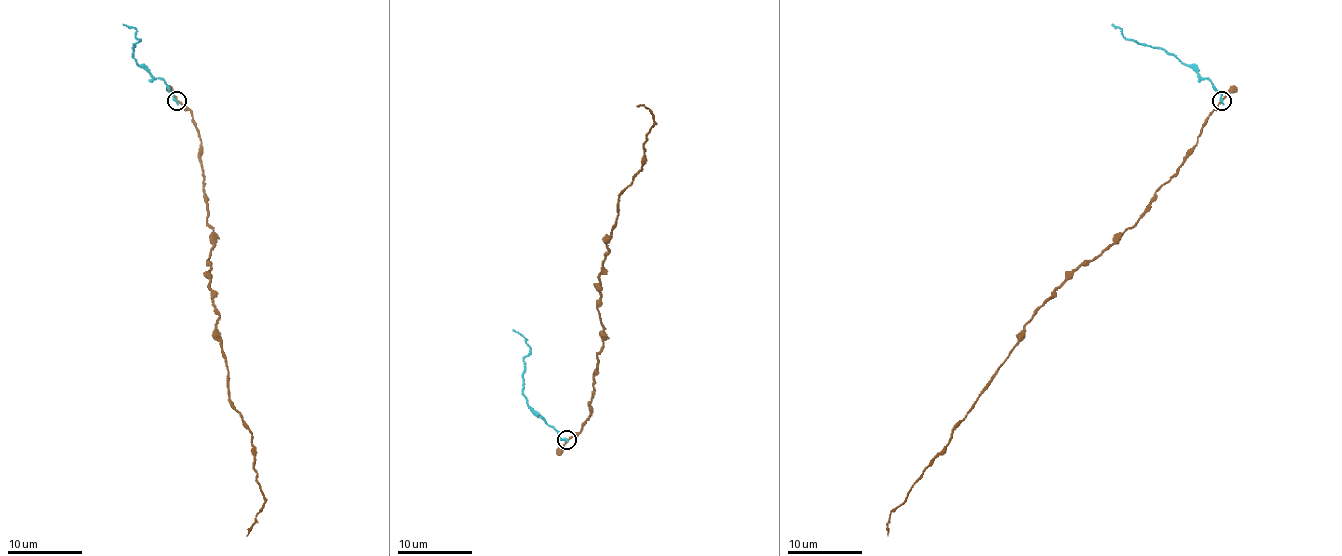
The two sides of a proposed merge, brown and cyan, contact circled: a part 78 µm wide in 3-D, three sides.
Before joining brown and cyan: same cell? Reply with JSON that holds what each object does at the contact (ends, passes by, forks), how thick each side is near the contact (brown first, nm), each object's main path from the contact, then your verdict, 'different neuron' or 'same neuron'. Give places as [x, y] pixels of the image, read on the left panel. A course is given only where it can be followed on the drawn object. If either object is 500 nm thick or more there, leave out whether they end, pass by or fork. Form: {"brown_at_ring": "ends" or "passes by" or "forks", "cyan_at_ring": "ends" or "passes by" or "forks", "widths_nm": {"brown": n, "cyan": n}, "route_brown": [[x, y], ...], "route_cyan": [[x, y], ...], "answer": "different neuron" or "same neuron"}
{"brown_at_ring": "passes by", "cyan_at_ring": "ends", "widths_nm": {"brown": 190, "cyan": 280}, "route_brown": [[177, 100], [201, 138], [216, 337], [227, 394], [251, 434], [264, 497], [246, 536]], "route_cyan": [[177, 100], [162, 80], [154, 78], [132, 57], [132, 48], [140, 41], [136, 31], [123, 24]], "answer": "different neuron"}

